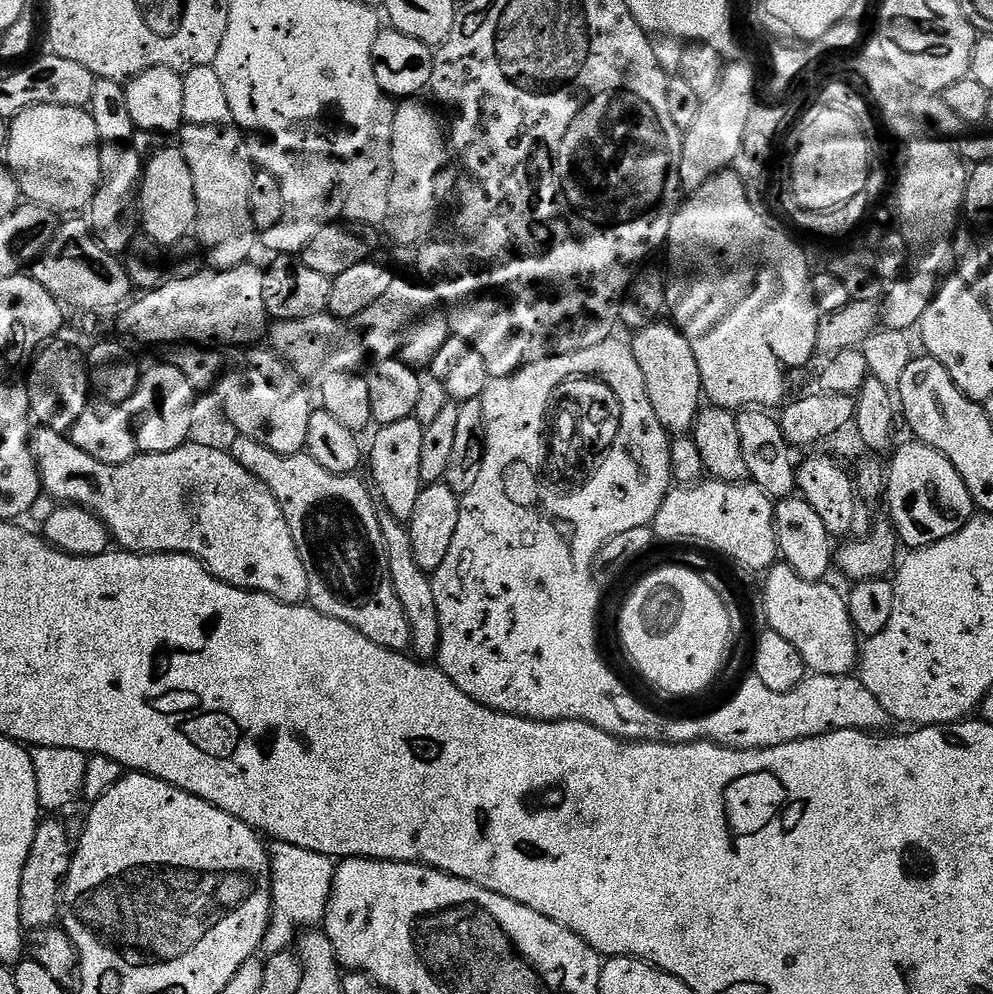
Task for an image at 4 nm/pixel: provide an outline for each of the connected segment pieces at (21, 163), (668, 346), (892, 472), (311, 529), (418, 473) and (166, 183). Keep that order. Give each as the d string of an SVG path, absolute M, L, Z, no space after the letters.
M39 104L33 108L22 110L22 114L11 117L8 129L8 151L6 153L6 167L12 171L18 186L20 195L27 203L46 206L50 211L63 214L80 214L80 212L91 205L92 199L96 197L96 191L100 185L100 139L98 138L98 126L94 126L94 118L88 108L75 108L74 106L62 106L61 104Z
M664 323L647 324L633 335L636 337L631 337L630 343L634 358L638 358L638 367L646 377L646 394L650 394L658 422L662 422L673 437L679 438L689 435L696 427L696 415L702 410L702 389L698 361L694 359L694 350L690 350L690 342L675 323Z
M911 443L902 445L900 449L897 447L891 453L892 464L890 460L886 468L886 501L888 500L888 512L892 515L890 523L899 543L903 547L905 544L905 549L915 550L934 542L942 542L942 538L950 538L950 534L958 534L958 530L962 530L962 526L966 526L966 522L972 519L974 505L970 490L966 490L966 482L962 482L962 474L958 474L958 470L950 466L950 458L938 454L938 450L925 444Z
M237 435L235 439L236 441L230 445L234 462L250 470L250 474L254 474L258 482L268 487L286 518L286 526L290 526L294 546L298 546L298 554L306 566L308 600L311 607L330 618L338 618L354 626L354 630L366 634L366 638L370 638L370 642L378 646L389 648L391 652L404 652L411 645L412 631L404 607L398 602L398 594L394 594L394 582L390 582L386 546L382 546L377 505L374 503L369 485L367 483L364 485L356 474L350 476L330 474L330 470L322 470L322 466L318 466L318 462L314 462L314 458L310 458L307 454L283 456L254 442L254 438Z
M414 418L386 424L375 429L376 437L372 440L372 480L376 483L375 491L378 493L378 500L383 507L394 514L394 518L402 521L409 521L414 514L414 506L418 506L418 494L422 487L422 434L424 428Z
M166 146L160 152L147 157L144 178L140 182L138 207L143 235L149 236L155 244L161 246L177 244L195 229L194 174L179 147Z

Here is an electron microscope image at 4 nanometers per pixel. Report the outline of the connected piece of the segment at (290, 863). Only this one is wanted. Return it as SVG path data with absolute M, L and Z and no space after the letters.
M273 843L270 848L270 859L272 917L264 940L260 944L260 952L265 957L289 951L301 930L312 930L323 925L324 915L332 897L332 883L336 873L333 857L323 856L314 850L306 850L302 846Z

